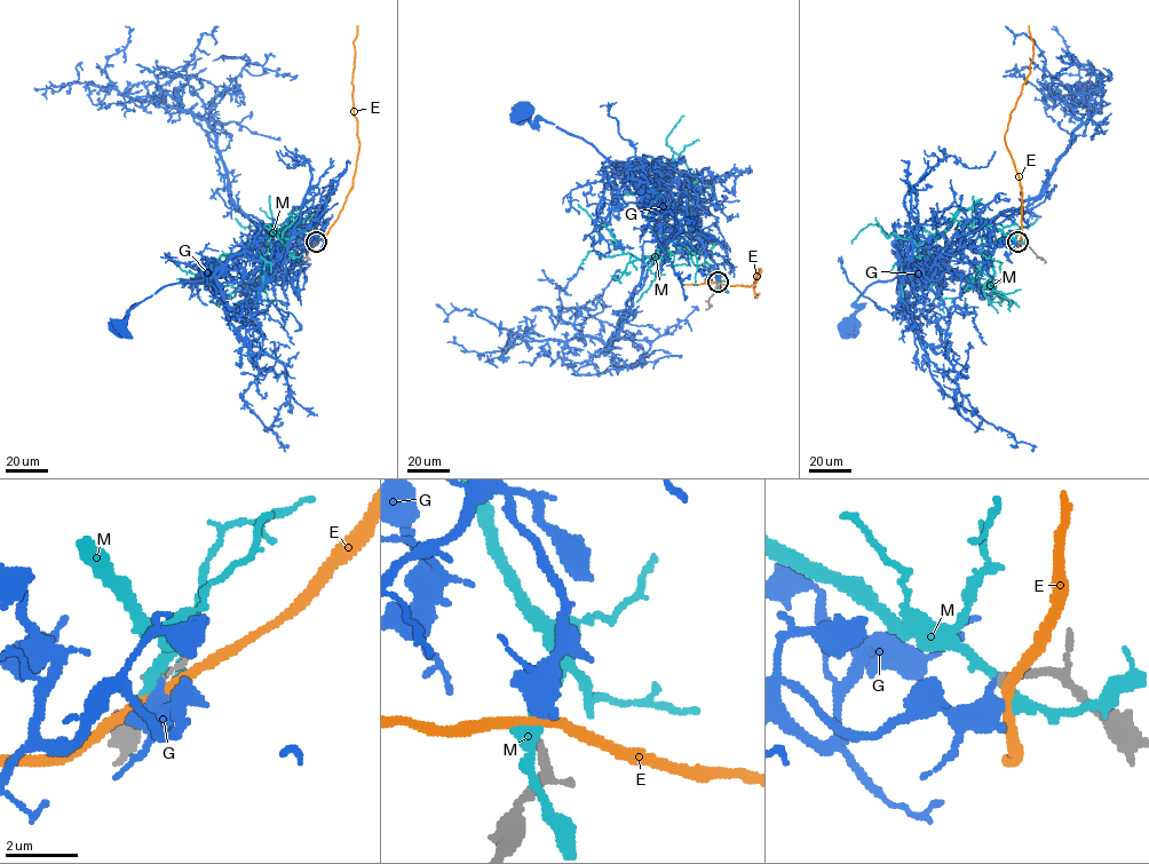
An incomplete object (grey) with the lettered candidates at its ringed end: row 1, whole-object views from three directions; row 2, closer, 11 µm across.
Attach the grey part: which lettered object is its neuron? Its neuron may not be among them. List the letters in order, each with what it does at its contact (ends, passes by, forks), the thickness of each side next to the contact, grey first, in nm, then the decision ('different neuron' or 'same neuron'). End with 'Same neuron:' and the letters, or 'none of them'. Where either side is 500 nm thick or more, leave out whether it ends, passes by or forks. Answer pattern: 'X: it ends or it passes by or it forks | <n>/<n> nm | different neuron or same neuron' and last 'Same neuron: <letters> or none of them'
E: it passes by | 200/260 nm | different neuron
G: it ends | 220/340 nm | same neuron
M: it forks | 240/280 nm | different neuron
Same neuron: G

